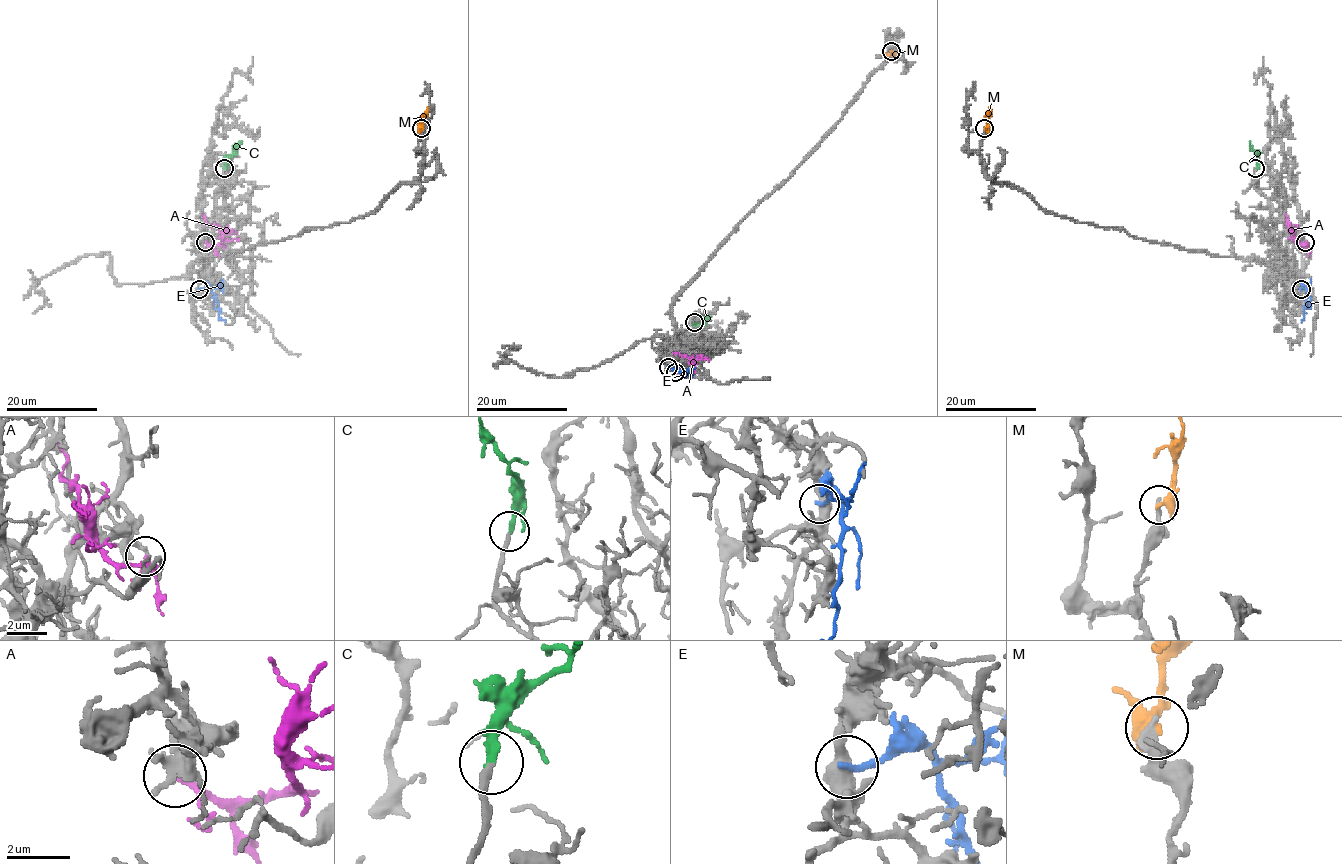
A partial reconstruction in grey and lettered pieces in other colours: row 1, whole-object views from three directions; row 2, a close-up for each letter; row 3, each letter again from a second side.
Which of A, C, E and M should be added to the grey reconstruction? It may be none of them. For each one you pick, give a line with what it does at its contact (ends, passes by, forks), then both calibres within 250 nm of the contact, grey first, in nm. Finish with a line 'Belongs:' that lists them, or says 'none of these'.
C: it ends there; 220 nm thick on the grey side, 240 nm on the other
Belongs: C

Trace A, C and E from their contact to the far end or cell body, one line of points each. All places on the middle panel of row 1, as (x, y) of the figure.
A: (675, 372), (689, 374), (692, 361), (691, 357), (673, 352)
C: (694, 322), (702, 324), (710, 315)
E: (668, 367), (682, 372), (695, 367)

